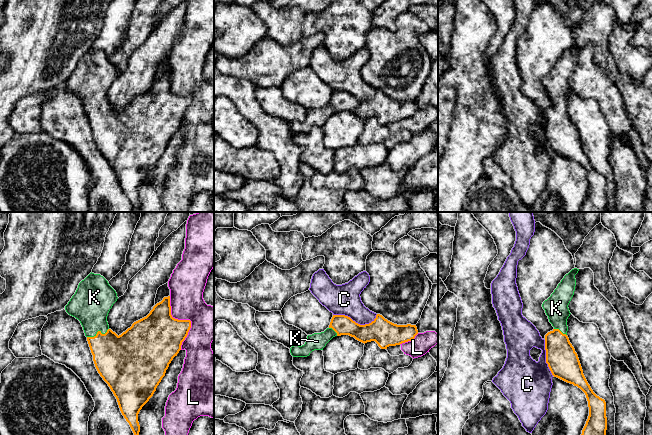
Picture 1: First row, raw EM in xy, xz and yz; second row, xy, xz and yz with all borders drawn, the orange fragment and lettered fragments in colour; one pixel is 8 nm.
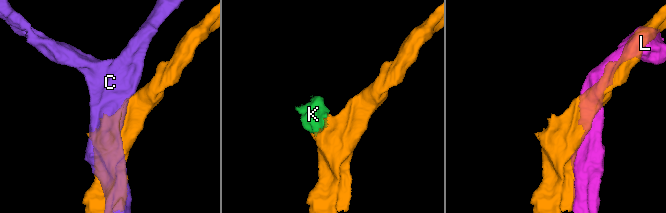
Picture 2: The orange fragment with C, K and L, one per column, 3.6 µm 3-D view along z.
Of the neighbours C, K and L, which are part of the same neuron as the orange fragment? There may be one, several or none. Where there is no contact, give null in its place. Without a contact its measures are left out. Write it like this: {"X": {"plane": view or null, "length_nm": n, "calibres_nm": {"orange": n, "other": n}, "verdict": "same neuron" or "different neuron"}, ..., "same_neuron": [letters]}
{"C": {"plane": "xz", "length_nm": 360, "calibres_nm": {"orange": 200, "other": 240}, "verdict": "different neuron"}, "K": {"plane": "xy", "length_nm": 190, "calibres_nm": {"orange": 360, "other": 320}, "verdict": "same neuron"}, "L": {"plane": "xy", "length_nm": 440, "calibres_nm": {"orange": 380, "other": 280}, "verdict": "different neuron"}, "same_neuron": ["K"]}

